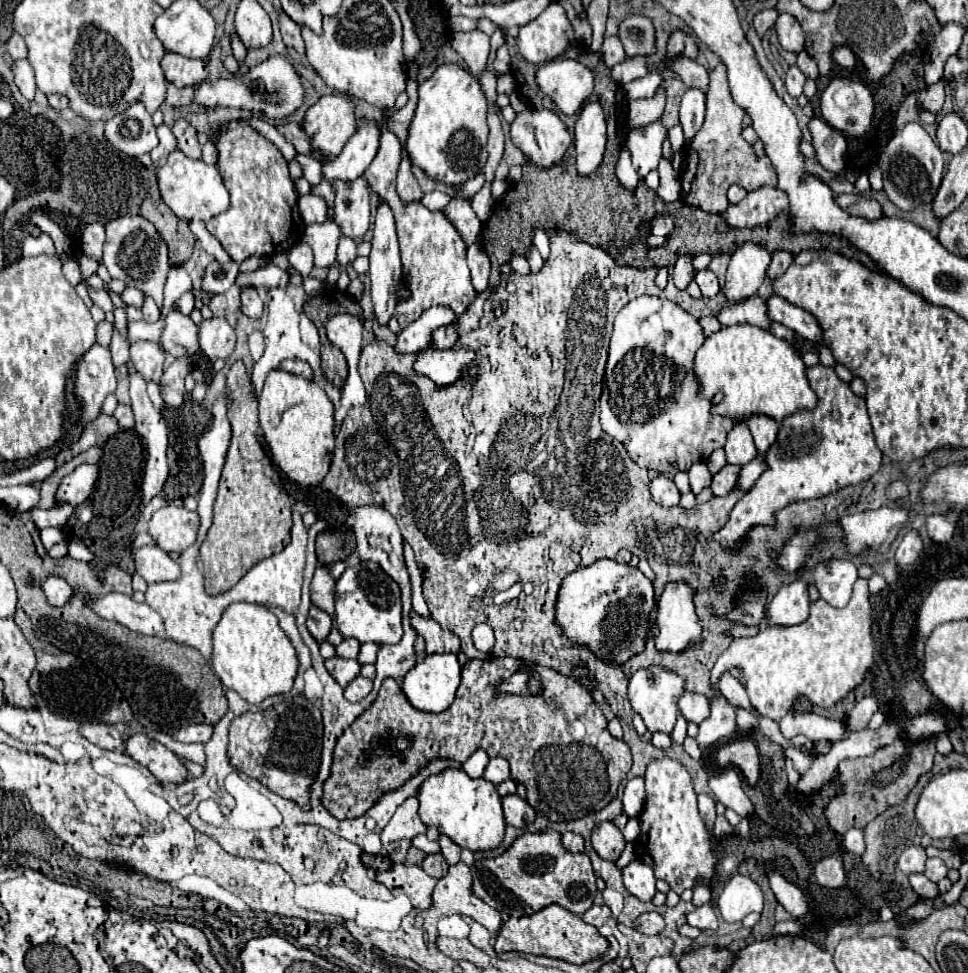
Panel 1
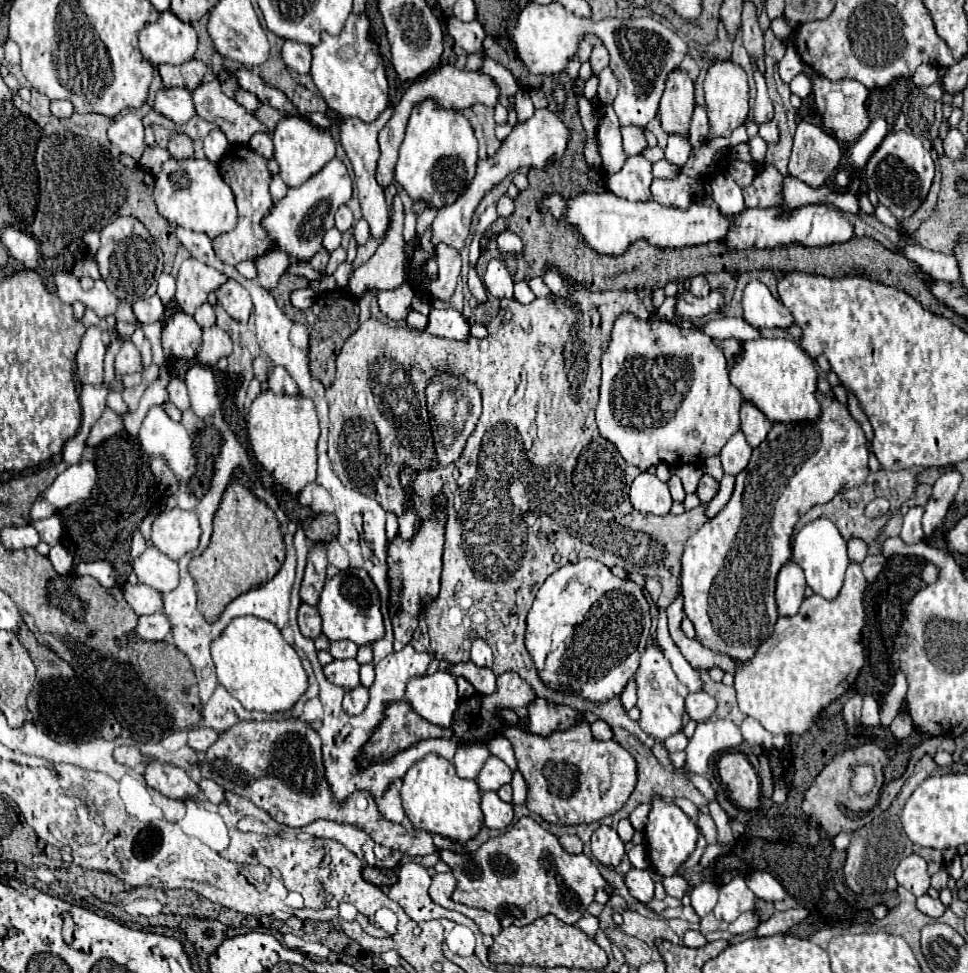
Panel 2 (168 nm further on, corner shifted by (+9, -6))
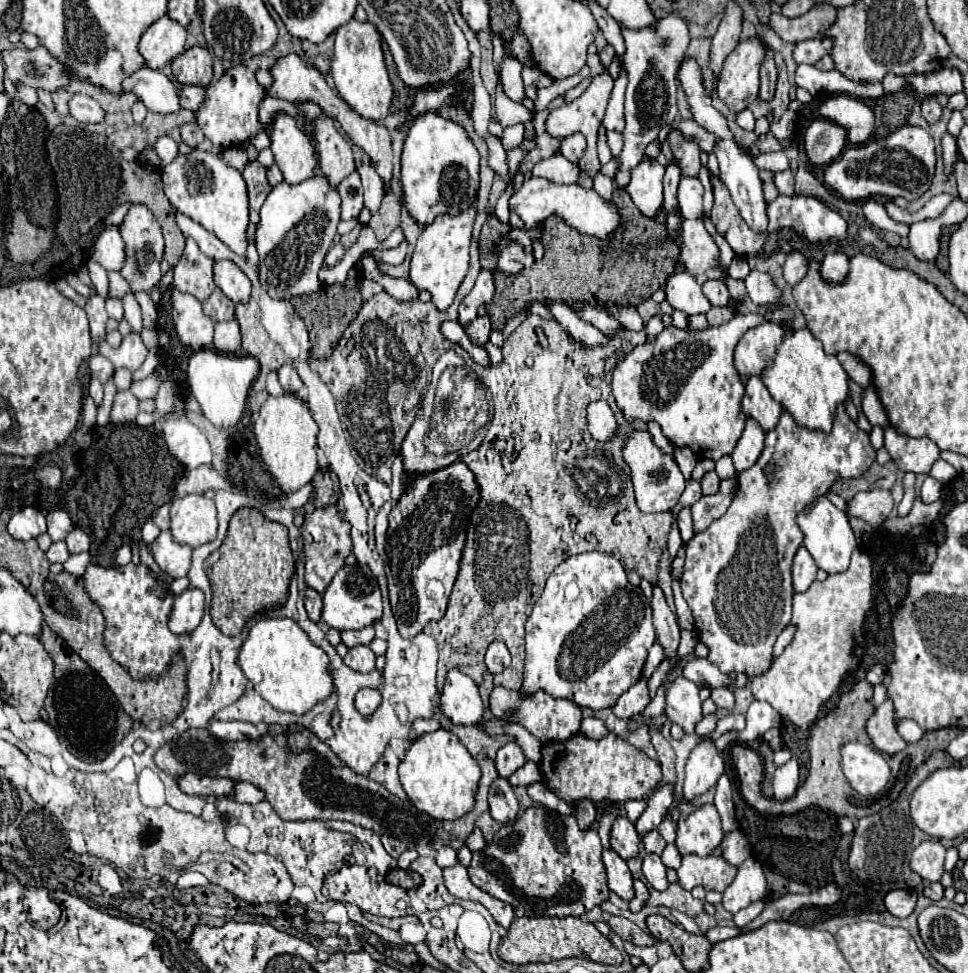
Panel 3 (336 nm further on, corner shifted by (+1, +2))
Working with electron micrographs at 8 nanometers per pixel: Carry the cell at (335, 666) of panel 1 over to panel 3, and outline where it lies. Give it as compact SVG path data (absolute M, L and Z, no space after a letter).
M364 645L352 647L348 651L348 655L344 657L344 663L350 669L358 671L358 673L370 673L370 671L374 671L374 661L376 661L376 655L368 647L364 647Z

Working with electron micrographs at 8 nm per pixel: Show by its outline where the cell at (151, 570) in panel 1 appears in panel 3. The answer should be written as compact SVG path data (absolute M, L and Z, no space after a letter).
M162 531L158 539L150 545L152 557L160 565L160 569L170 577L184 577L190 569L190 555L192 549L186 545L178 545L172 541L168 531Z

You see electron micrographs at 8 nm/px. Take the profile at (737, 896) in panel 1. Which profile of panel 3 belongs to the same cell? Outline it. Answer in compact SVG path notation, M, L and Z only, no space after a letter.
M748 857L738 867L738 875L732 881L732 885L722 893L724 897L722 905L726 911L734 915L740 909L748 907L750 903L764 899L764 895L766 895L766 877L762 865L754 857Z

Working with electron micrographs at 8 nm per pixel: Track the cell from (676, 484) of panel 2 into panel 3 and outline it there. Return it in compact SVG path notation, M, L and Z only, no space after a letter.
M674 447L674 459L676 459L682 475L684 475L686 479L690 479L692 469L694 469L694 465L696 465L696 461L698 461L696 455L694 455L688 447Z

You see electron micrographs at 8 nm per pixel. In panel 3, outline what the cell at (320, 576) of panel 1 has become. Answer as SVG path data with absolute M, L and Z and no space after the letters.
M336 505L324 507L324 509L314 509L304 519L302 539L304 539L304 555L306 555L306 575L304 575L306 585L316 589L318 593L324 593L326 587L330 585L330 581L334 579L336 571L344 565L344 559L352 549L350 525L340 519Z

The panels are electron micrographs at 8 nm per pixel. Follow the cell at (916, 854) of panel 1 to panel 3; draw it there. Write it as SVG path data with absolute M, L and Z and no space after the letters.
M922 841L910 859L910 869L918 873L924 881L940 881L944 873L946 849L940 841Z

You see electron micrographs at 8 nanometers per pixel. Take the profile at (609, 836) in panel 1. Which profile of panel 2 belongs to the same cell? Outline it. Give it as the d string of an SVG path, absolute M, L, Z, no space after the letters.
M602 825L592 835L592 853L602 865L616 867L626 853L624 851L624 841L618 837L614 827Z

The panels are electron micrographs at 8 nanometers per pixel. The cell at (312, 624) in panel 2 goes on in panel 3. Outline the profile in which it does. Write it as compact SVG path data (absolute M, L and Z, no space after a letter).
M306 589L304 605L306 605L308 617L310 617L314 623L318 623L318 621L320 621L320 615L322 615L322 595L316 593L314 589Z

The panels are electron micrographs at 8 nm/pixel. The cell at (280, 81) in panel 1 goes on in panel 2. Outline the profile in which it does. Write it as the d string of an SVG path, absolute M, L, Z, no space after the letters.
M174 87L174 89L160 89L156 91L154 107L156 113L168 117L176 125L186 123L194 115L194 103L190 103L190 91Z

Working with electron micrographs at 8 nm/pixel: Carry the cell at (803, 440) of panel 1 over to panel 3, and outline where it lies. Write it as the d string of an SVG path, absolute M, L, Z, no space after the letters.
M840 405L834 427L830 433L820 429L808 429L796 425L794 417L786 411L780 417L776 429L766 433L766 447L758 461L738 473L738 491L734 495L728 511L716 519L706 531L696 533L686 547L686 565L680 579L684 599L692 609L698 637L710 649L708 661L718 665L722 673L746 673L748 677L762 675L770 667L772 645L776 637L786 629L792 617L792 559L802 545L802 529L798 527L798 511L810 507L818 495L826 495L830 487L840 479L852 479L864 475L876 461L876 449L870 443L868 433L858 429L858 425L848 417L846 409Z

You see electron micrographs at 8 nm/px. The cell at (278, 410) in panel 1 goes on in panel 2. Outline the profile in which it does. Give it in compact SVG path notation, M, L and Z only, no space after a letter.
M270 389L266 393L260 393L252 407L250 407L250 419L248 419L248 439L252 445L252 451L256 459L262 463L262 467L290 493L302 491L304 485L312 483L316 479L316 441L320 435L318 417L314 403L302 395L274 395Z

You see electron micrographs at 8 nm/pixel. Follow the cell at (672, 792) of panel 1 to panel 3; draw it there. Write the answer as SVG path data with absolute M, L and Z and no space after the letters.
M704 805L688 817L680 817L676 825L676 847L680 855L710 855L724 839L720 817L714 805Z

